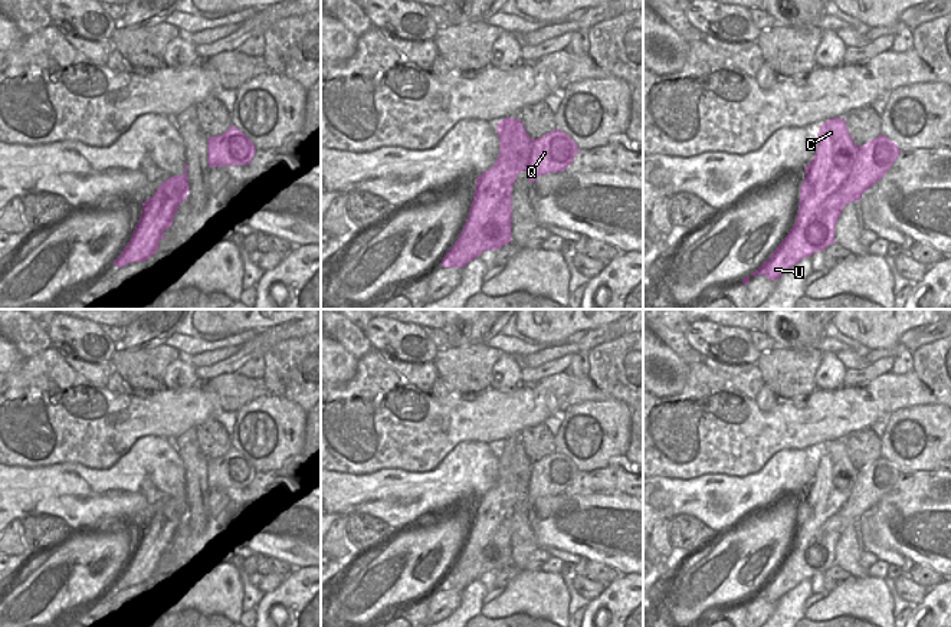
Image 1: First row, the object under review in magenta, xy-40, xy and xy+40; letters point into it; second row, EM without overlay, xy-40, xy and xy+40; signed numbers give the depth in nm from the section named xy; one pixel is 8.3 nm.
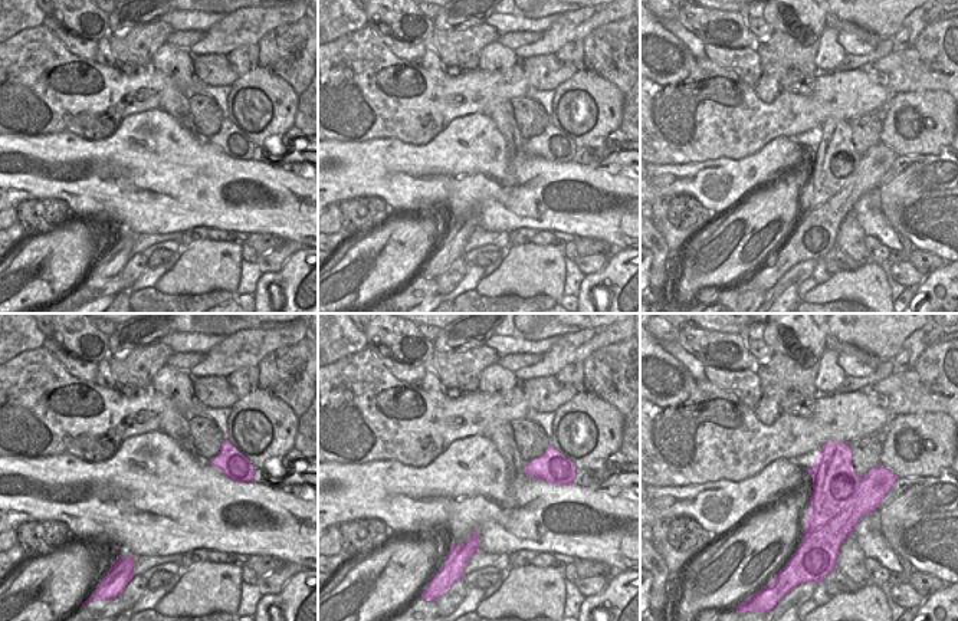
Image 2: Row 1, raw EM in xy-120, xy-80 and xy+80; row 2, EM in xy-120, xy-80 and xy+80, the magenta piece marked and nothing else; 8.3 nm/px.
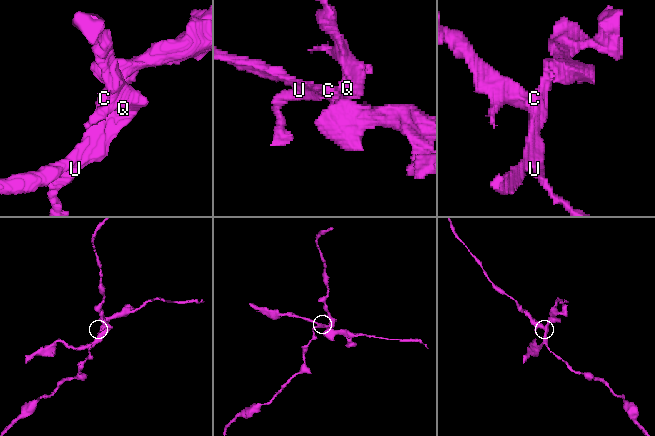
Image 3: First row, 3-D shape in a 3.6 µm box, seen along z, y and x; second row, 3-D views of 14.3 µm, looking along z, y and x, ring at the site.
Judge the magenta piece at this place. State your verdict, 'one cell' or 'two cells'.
two cells

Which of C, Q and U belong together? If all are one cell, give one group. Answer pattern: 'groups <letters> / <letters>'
groups C / Q U

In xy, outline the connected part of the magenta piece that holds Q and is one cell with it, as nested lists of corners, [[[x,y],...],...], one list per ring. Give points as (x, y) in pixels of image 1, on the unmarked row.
[[[560,452],[532,462],[532,476],[528,488],[529,505],[534,506],[537,499],[548,495],[565,493],[578,472],[575,464]]]

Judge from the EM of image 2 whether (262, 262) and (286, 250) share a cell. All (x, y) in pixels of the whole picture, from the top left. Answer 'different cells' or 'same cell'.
same cell

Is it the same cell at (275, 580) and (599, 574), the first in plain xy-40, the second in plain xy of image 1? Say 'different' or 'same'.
different

